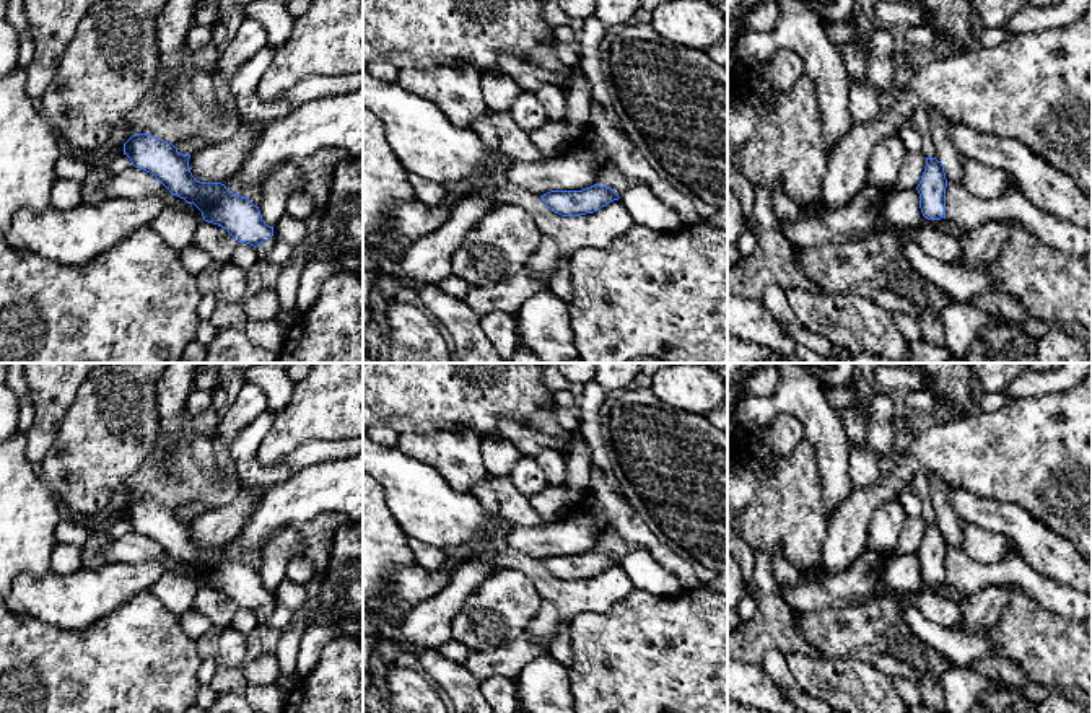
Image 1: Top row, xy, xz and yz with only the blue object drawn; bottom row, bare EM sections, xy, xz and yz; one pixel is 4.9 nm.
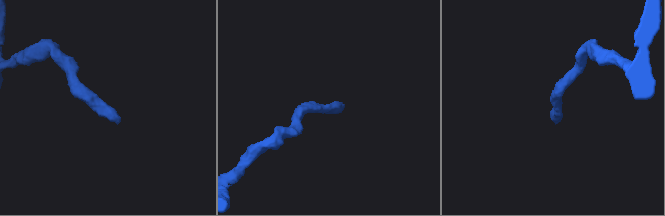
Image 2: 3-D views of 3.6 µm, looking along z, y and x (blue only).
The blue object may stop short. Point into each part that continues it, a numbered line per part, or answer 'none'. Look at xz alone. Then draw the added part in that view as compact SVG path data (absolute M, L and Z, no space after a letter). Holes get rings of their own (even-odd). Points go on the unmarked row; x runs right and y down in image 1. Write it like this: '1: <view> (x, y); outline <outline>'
none

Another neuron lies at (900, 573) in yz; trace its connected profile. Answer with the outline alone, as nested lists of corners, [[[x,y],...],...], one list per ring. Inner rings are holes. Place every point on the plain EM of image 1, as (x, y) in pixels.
[[[916,553],[890,555],[885,558],[882,583],[890,591],[911,594],[923,583]]]

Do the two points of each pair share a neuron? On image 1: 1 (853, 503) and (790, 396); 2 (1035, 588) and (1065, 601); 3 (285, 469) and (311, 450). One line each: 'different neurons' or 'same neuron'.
1: different neurons
2: same neuron
3: same neuron

